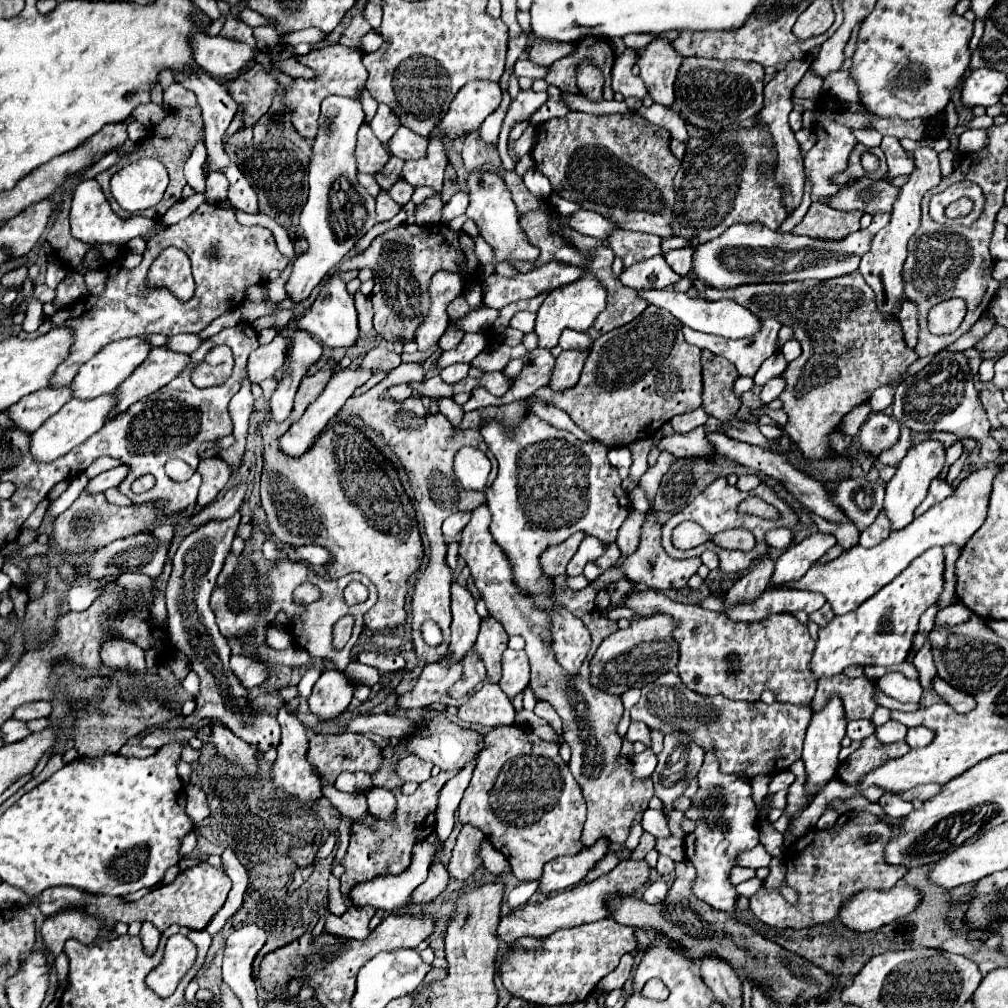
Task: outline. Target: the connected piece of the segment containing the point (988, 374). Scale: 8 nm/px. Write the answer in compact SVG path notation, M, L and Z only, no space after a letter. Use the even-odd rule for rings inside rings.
M999 357L982 361L978 371L981 382L987 382L992 379L994 375L994 365L998 359Z

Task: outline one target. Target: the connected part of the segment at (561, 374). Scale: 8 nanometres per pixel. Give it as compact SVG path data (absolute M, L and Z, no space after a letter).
M562 351L556 357L556 365L554 365L548 387L558 393L572 389L572 385L576 385L578 377L580 377L586 355L588 353L580 353L580 351Z

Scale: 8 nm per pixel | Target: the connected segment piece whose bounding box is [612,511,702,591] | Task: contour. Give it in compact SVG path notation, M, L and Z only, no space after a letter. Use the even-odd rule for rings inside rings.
M648 511L646 517L644 517L644 525L642 525L640 545L636 547L636 551L632 553L632 557L620 557L612 567L622 569L628 579L646 583L648 587L658 589L658 591L686 587L688 579L702 565L700 557L696 557L696 559L672 559L672 557L668 557L668 553L664 553L664 547L660 545L660 537L662 537L662 523L658 523L658 515L654 511Z

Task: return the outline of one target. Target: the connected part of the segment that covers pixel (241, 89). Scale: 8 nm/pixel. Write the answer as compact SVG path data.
M254 65L246 73L228 81L228 91L234 101L244 109L242 115L242 129L252 127L264 113L268 113L272 97L278 89L274 75L280 73L272 67L272 73L264 71L262 65Z

